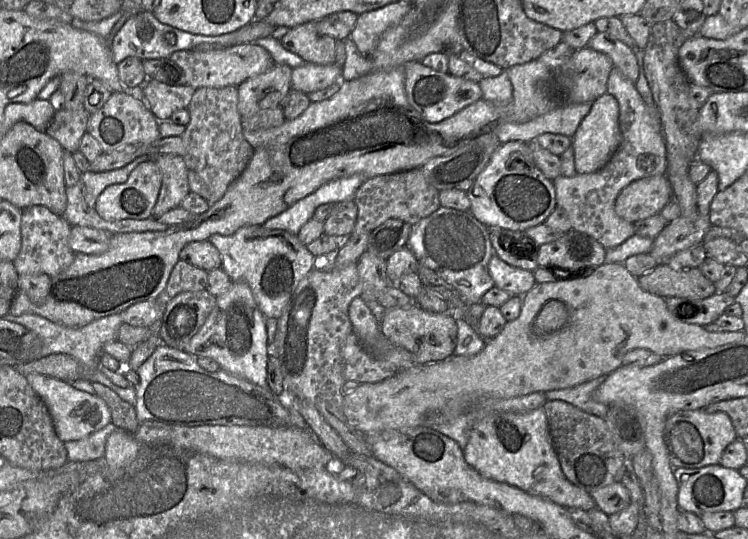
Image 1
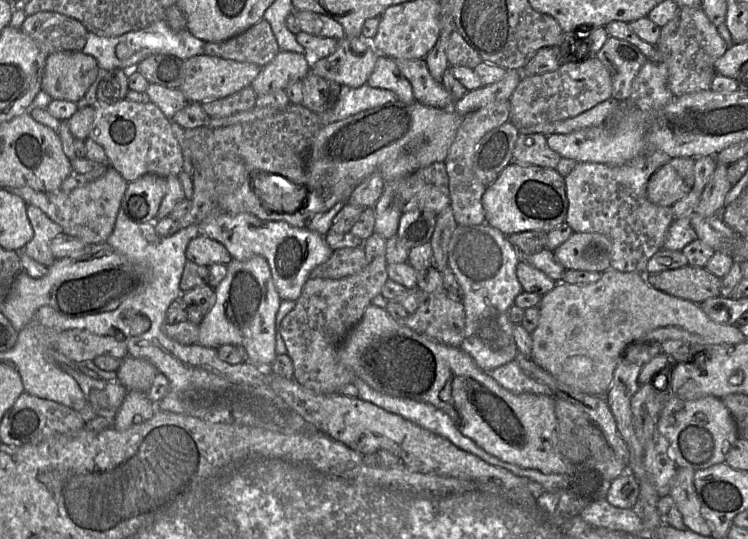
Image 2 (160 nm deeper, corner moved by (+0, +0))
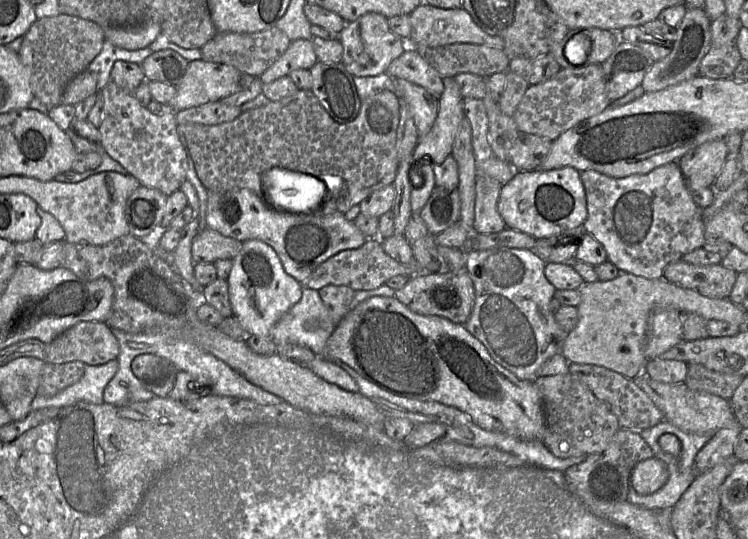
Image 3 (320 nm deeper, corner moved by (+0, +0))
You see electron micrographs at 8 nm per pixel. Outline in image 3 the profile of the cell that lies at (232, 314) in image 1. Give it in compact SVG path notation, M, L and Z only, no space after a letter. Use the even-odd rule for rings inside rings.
M261 240L243 242L232 261L226 280L233 316L251 336L271 337L274 325L301 299L304 285L285 272L275 250Z

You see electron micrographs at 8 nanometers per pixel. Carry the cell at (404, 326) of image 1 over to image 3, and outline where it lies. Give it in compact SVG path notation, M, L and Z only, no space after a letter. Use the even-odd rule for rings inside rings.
M463 268L460 271L423 273L410 277L402 289L395 291L395 298L417 314L435 315L464 325L473 309L475 290L468 272Z

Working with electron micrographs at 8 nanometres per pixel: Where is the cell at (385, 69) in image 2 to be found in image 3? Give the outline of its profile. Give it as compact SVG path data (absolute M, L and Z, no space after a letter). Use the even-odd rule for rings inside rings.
M393 78L396 95L409 105L418 131L418 139L430 132L437 118L439 102L424 88L407 80Z

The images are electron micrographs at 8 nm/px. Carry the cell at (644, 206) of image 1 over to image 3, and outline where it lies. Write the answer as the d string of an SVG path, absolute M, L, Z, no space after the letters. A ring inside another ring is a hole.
M724 139L703 143L682 156L677 164L687 184L712 186L728 158Z

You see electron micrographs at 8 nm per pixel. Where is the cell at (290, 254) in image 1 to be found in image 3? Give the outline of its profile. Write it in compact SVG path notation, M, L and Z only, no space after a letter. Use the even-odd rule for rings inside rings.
M244 188L208 192L205 226L241 242L257 239L267 243L279 256L285 272L303 285L320 264L341 251L361 247L369 239L352 220L345 217L344 213L335 212L322 215L317 211L314 213L293 212L291 210L279 212L269 205L264 190L259 196Z

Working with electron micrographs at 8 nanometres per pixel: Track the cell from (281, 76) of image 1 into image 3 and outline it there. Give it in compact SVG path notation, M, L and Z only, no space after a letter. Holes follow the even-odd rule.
M297 39L290 43L284 54L260 77L263 84L271 83L292 71L310 69L318 62L311 40Z

